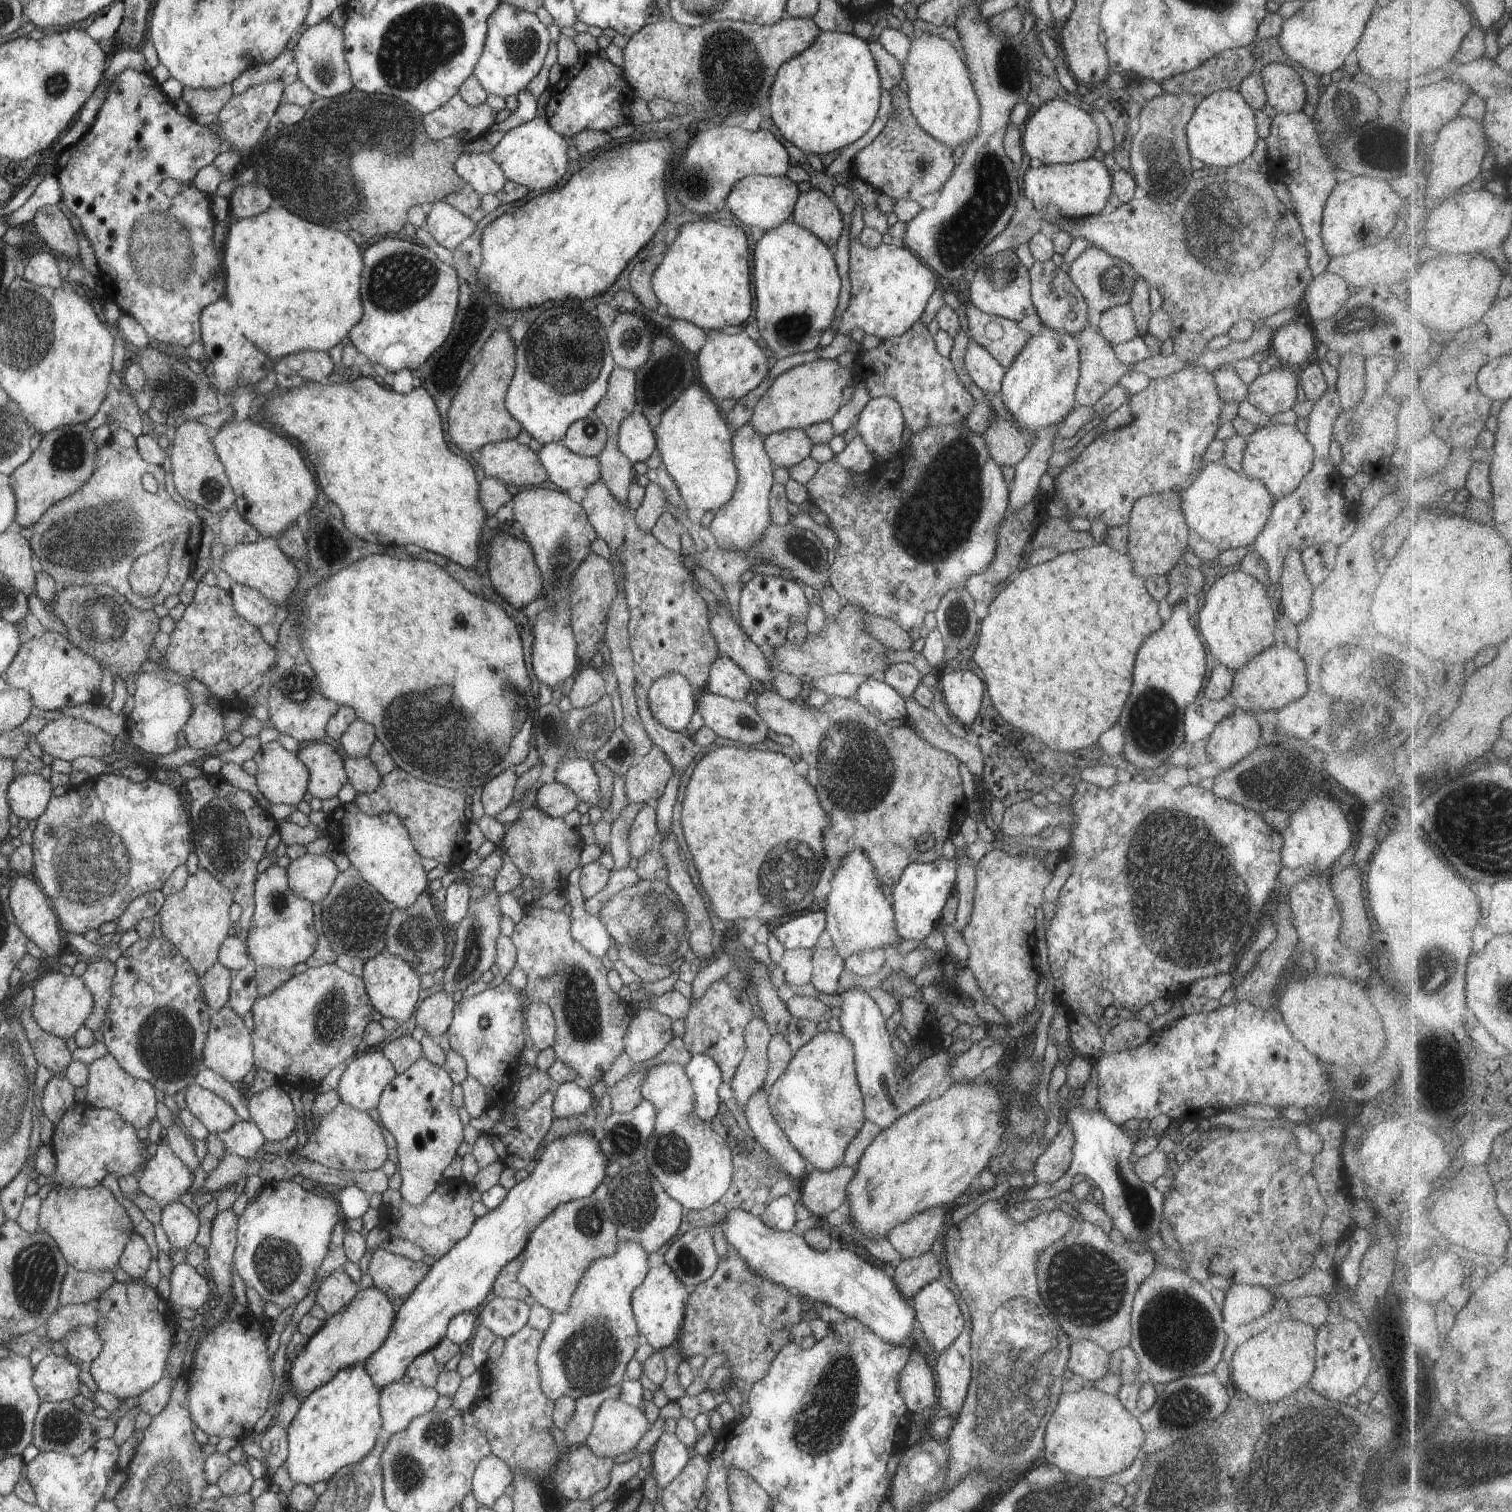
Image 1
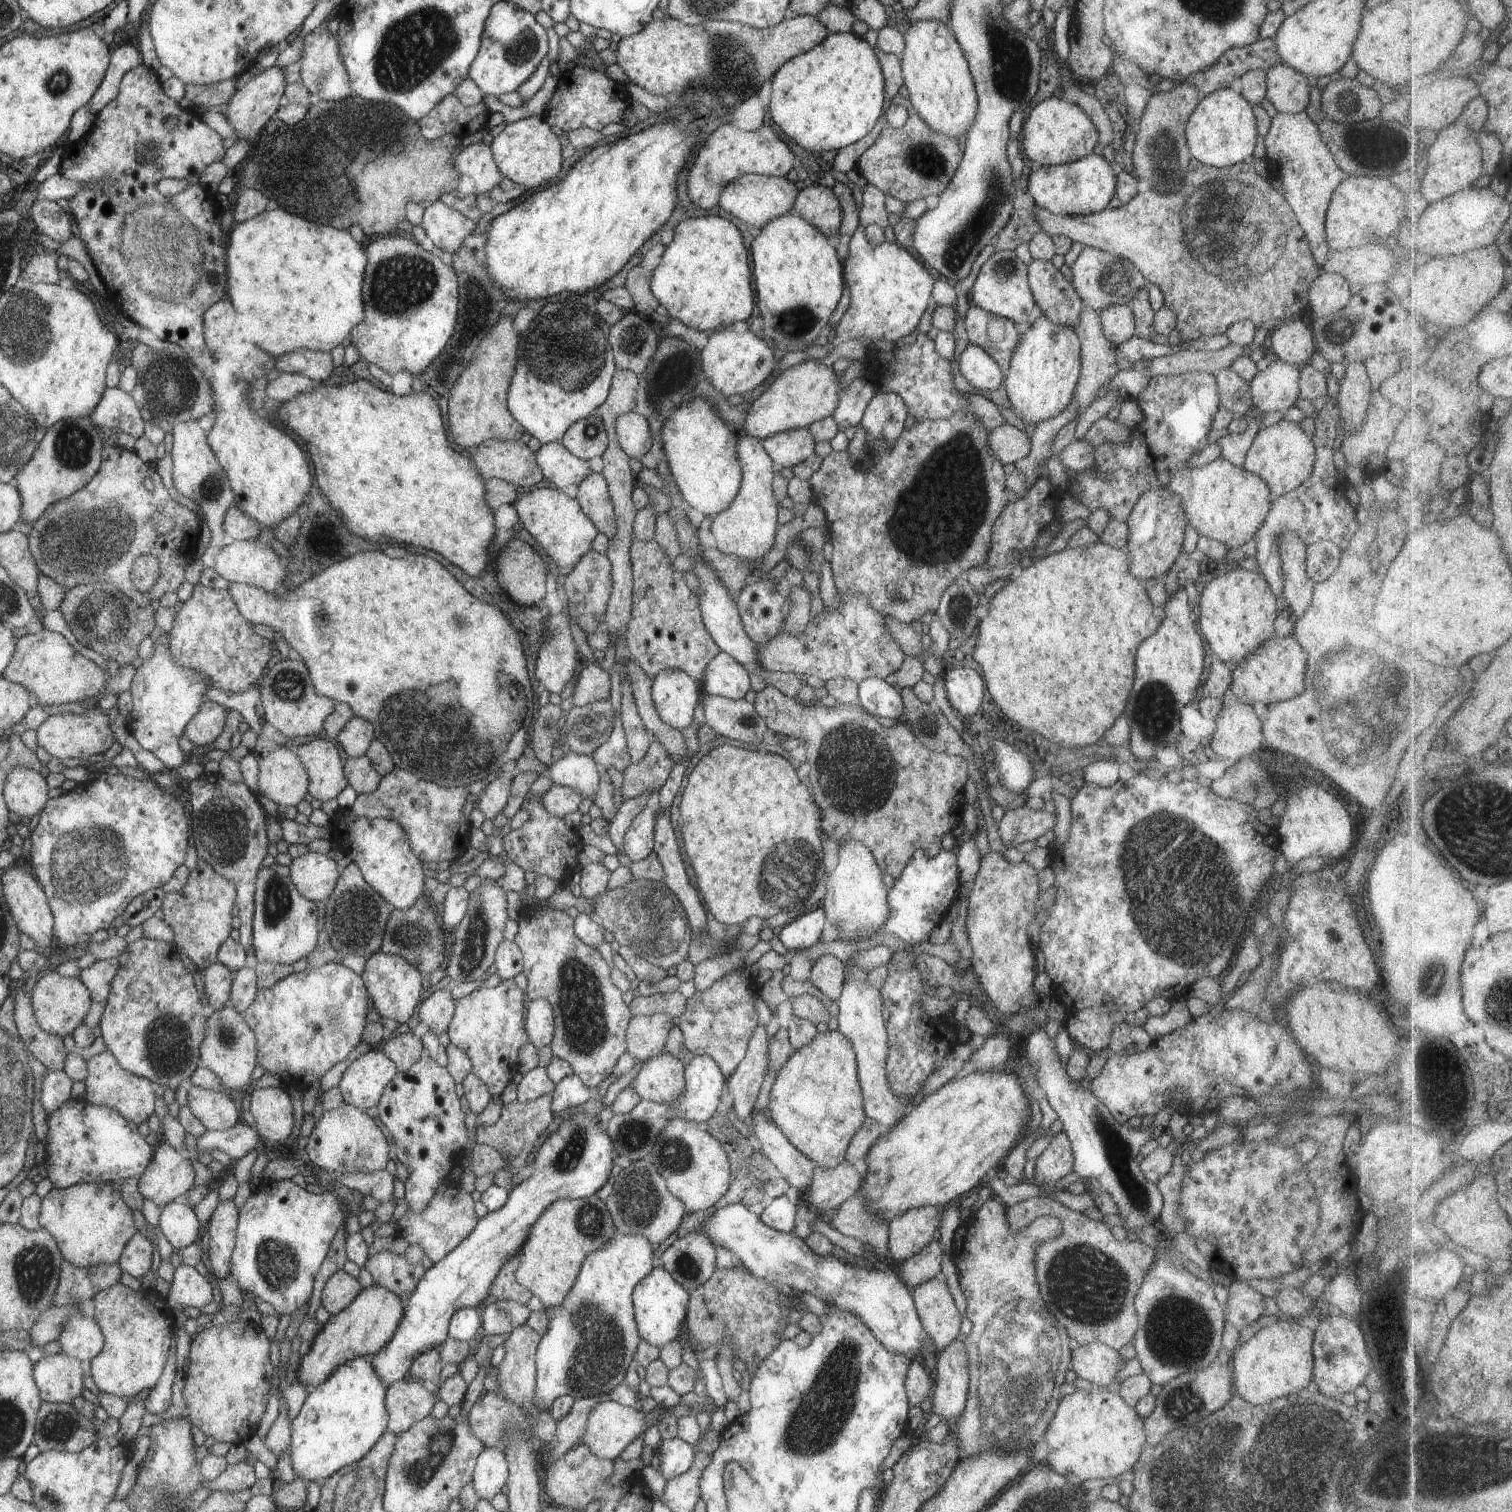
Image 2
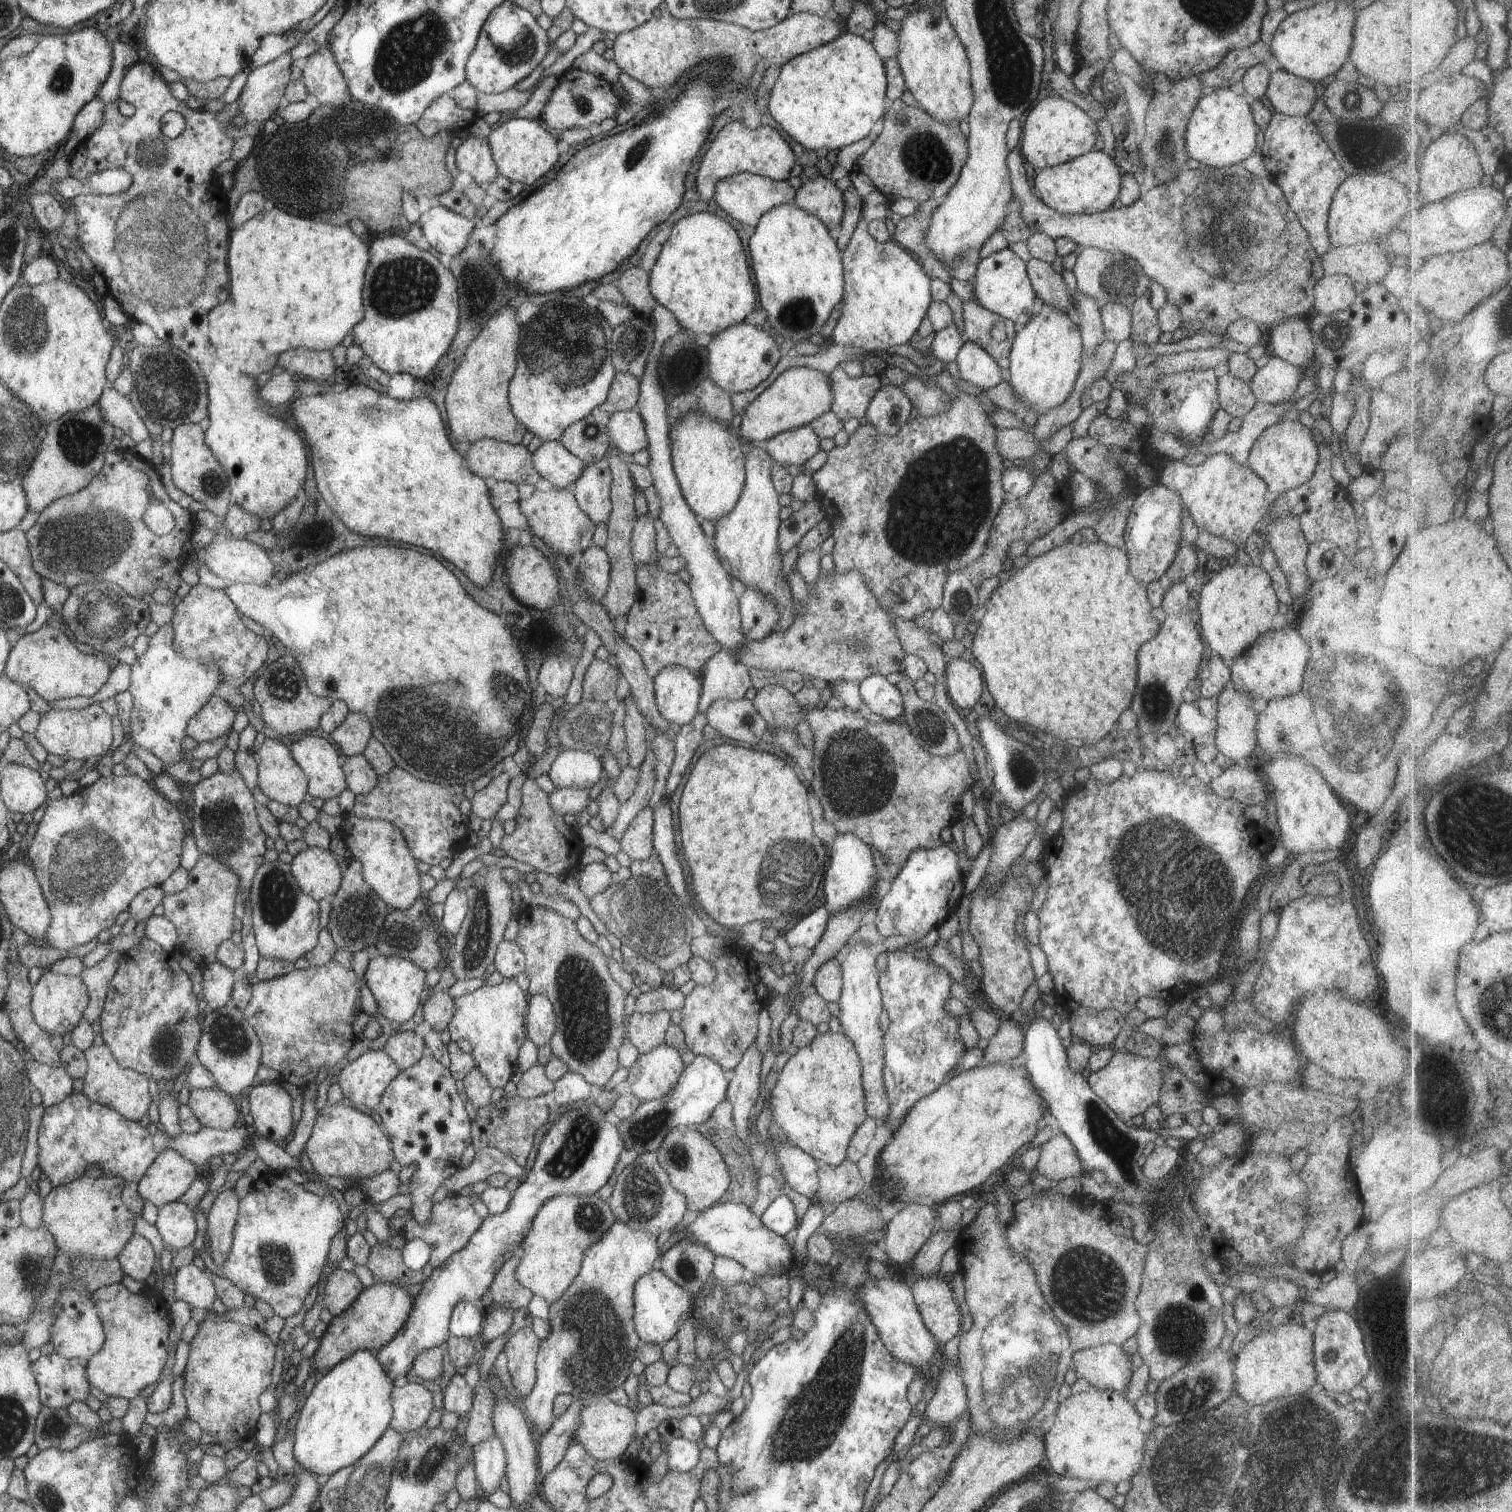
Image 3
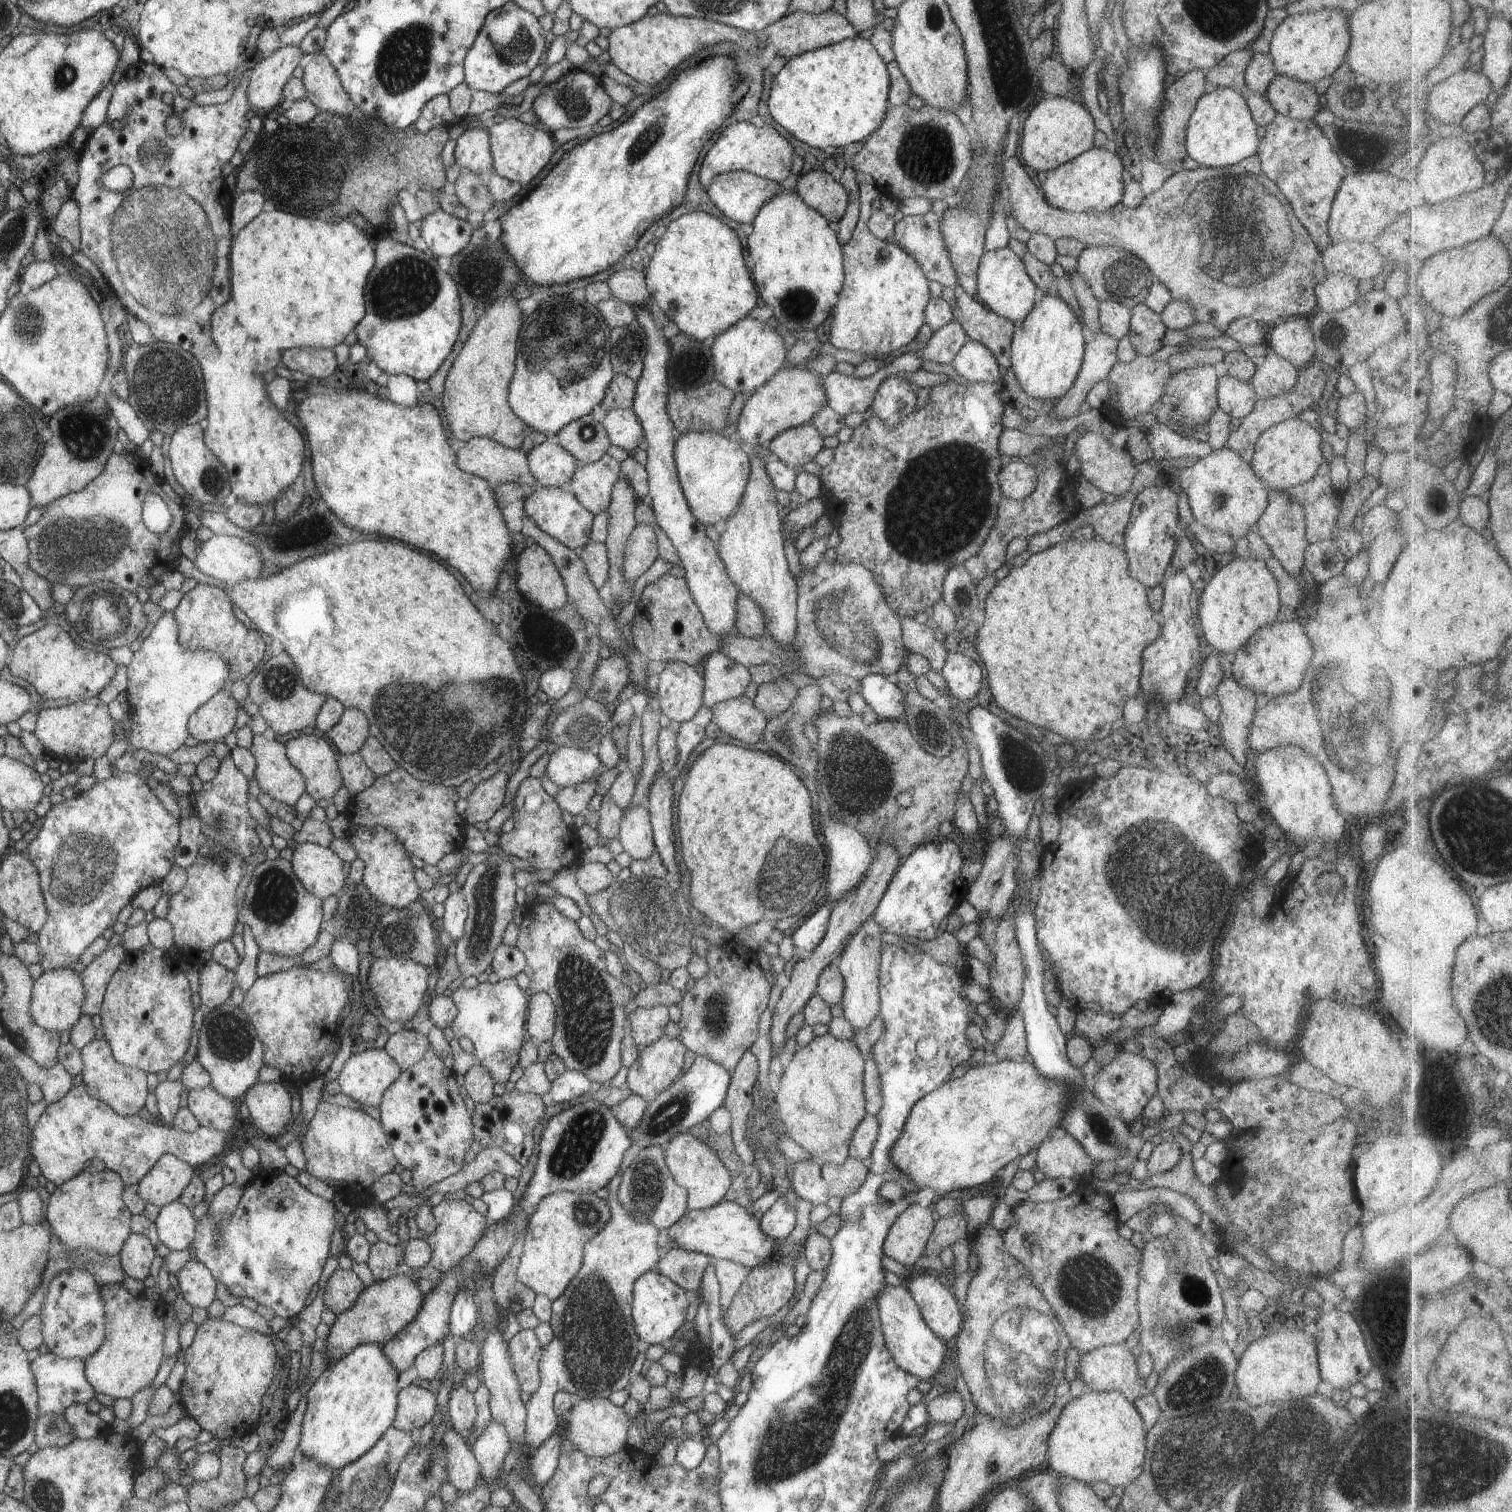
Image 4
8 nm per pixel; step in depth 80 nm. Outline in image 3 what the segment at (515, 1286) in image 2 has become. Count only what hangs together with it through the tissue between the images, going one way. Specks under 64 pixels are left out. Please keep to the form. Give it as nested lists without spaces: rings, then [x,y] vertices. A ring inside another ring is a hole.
[[[513,1256],[496,1274],[487,1297],[490,1303],[498,1307],[504,1305],[516,1310],[526,1307],[532,1300],[534,1296],[532,1292],[516,1280],[515,1270],[520,1259],[520,1257]]]

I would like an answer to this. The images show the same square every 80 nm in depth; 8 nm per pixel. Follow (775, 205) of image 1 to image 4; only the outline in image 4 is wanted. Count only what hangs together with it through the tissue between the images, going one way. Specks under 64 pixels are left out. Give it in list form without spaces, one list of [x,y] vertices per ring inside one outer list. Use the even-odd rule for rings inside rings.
[[[746,171],[716,175],[706,190],[722,214],[753,224],[761,206],[781,192],[781,184]]]

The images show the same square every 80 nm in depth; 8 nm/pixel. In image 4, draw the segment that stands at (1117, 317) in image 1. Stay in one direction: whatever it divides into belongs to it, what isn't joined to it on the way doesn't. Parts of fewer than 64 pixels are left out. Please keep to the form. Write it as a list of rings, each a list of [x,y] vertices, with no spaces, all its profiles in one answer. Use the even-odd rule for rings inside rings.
[[[1116,301],[1099,303],[1101,332],[1119,341],[1129,334],[1131,309]]]

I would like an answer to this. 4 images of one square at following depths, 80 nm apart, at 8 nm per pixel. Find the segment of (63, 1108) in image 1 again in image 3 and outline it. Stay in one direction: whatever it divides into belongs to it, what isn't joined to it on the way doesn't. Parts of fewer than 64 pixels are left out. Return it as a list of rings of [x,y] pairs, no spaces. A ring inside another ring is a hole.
[[[34,1061],[28,1063],[28,1070],[30,1080],[41,1095],[41,1104],[44,1108],[61,1103],[73,1093],[73,1078],[62,1066],[51,1067]]]

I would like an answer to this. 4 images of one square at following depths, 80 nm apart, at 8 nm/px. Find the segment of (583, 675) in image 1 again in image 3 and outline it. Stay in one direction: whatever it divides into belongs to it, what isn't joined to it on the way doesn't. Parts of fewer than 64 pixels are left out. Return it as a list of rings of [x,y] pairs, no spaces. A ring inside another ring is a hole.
[[[594,659],[585,672],[583,679],[582,701],[600,701],[606,703],[614,698],[617,682],[621,672],[612,667],[608,662]]]

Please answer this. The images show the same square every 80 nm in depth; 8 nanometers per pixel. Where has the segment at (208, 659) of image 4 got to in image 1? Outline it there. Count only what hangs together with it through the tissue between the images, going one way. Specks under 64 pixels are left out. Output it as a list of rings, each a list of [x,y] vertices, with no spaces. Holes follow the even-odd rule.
[[[154,672],[140,674],[133,683],[136,684],[136,692],[132,696],[135,707],[127,716],[128,722],[125,726],[130,746],[136,746],[154,758],[166,756],[179,746],[178,734],[187,724],[193,711],[192,694],[188,688],[173,684]]]

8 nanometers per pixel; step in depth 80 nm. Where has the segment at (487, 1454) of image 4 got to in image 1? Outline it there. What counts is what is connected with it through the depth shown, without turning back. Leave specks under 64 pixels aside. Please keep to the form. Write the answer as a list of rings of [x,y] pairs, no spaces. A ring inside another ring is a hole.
[[[494,1454],[479,1462],[474,1474],[474,1488],[471,1493],[480,1506],[492,1509],[497,1498],[504,1495],[504,1490],[513,1484],[513,1472]]]

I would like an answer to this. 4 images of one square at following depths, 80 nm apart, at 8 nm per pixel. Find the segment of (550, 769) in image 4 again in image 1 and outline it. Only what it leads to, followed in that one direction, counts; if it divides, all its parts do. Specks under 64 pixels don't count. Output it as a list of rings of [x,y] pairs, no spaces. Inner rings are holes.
[[[570,755],[564,758],[555,771],[555,780],[575,791],[579,802],[586,802],[590,807],[599,806],[601,790],[593,760]]]

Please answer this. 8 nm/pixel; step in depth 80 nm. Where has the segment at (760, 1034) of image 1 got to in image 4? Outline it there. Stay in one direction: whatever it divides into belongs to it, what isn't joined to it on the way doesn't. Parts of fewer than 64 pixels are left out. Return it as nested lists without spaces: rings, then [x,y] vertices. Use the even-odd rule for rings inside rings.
[[[748,1049],[731,1072],[731,1081],[725,1096],[724,1106],[731,1114],[731,1135],[735,1150],[743,1164],[754,1163],[758,1156],[749,1143],[747,1124],[754,1111],[754,1090],[758,1082],[758,1063]]]

